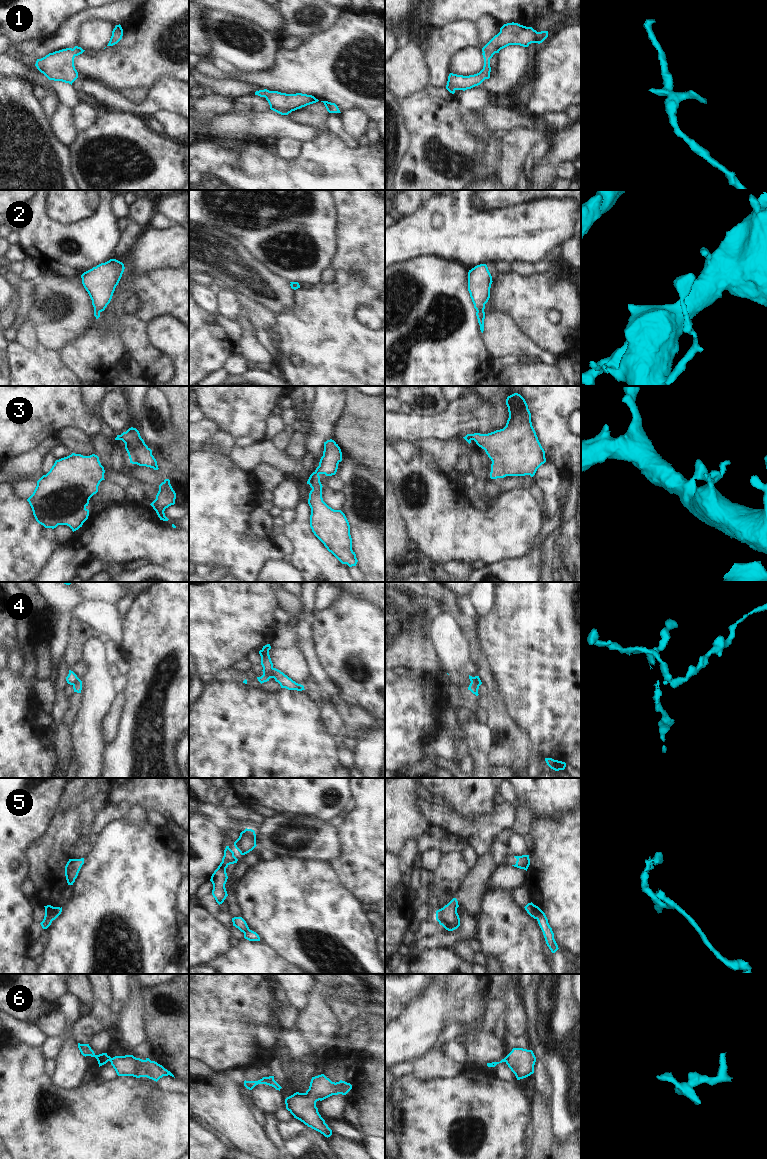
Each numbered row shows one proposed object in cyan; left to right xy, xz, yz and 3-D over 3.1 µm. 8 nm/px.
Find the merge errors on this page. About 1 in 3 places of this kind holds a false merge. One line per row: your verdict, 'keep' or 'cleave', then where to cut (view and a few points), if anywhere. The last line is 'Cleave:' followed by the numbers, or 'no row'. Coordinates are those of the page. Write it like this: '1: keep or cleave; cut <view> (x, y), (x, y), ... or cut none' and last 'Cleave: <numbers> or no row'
1: keep; cut none
2: keep; cut none
3: keep; cut none
4: cleave; cut xz (273, 668), (272, 677)
5: cleave; cut xy (54, 907), (51, 920)
6: keep; cut none
Cleave: 4, 5

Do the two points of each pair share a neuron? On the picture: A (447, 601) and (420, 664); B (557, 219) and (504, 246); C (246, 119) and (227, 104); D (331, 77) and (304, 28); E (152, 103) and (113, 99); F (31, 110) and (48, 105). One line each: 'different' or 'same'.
A: different
B: same
C: different
D: different
E: same
F: different

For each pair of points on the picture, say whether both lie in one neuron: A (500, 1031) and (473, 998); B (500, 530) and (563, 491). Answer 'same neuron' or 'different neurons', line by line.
A: different neurons
B: different neurons

